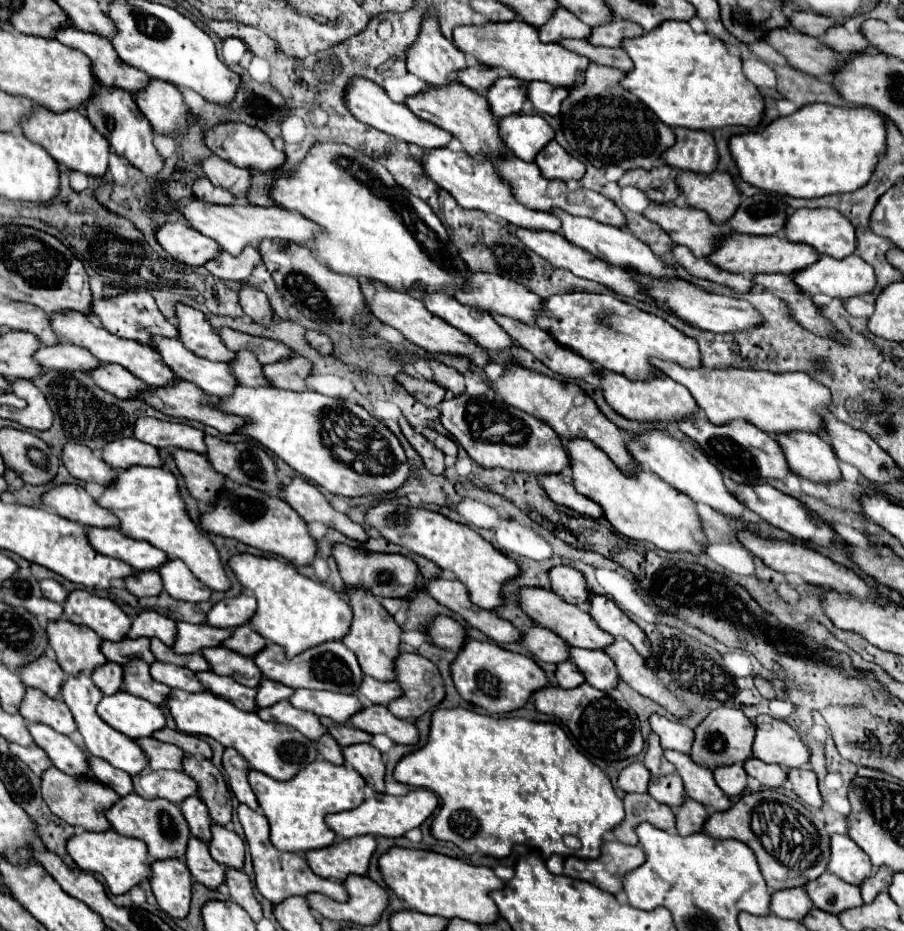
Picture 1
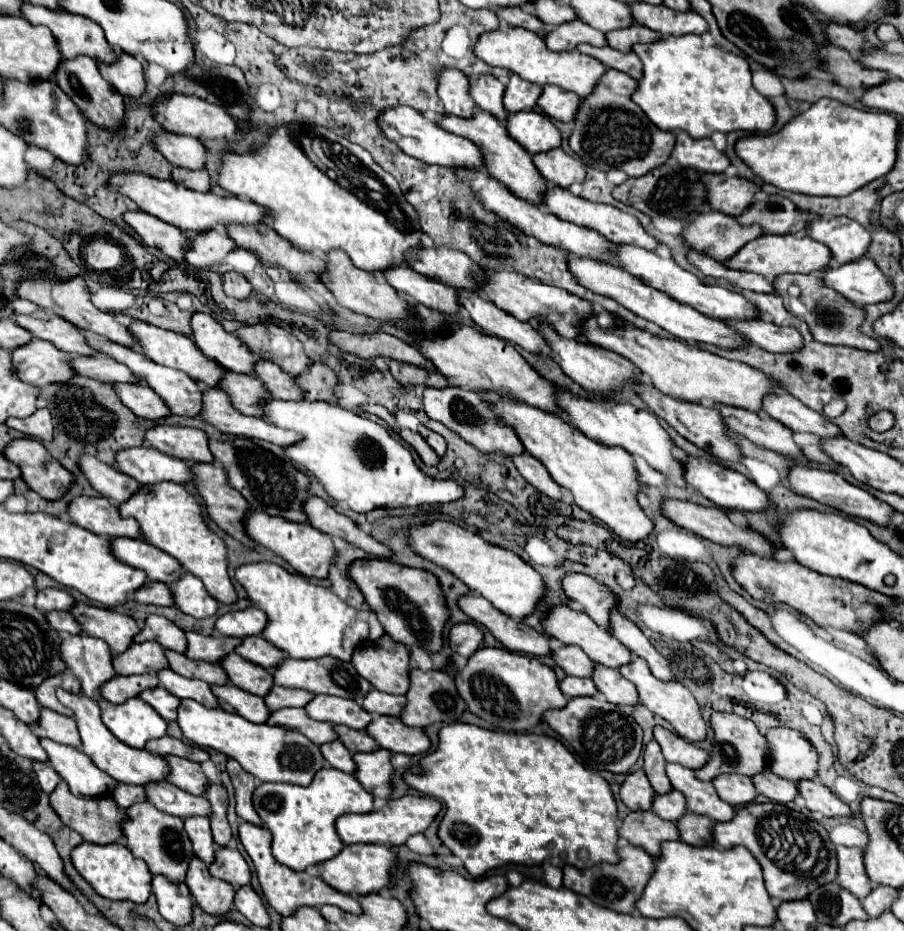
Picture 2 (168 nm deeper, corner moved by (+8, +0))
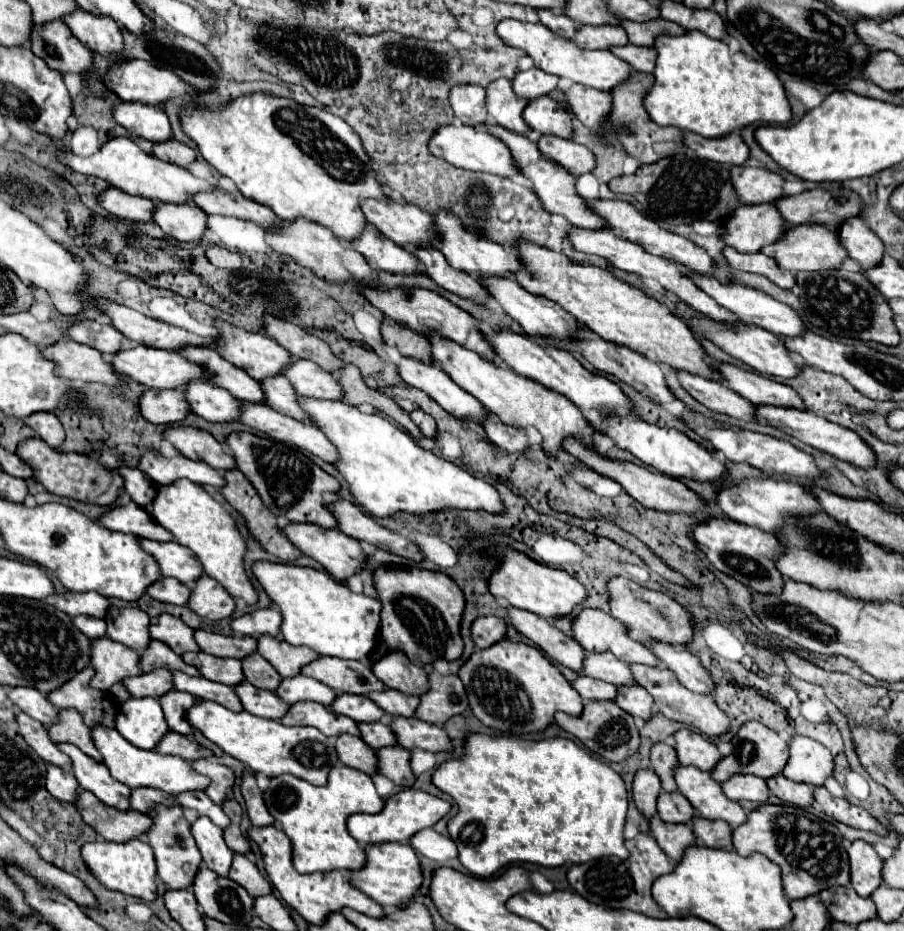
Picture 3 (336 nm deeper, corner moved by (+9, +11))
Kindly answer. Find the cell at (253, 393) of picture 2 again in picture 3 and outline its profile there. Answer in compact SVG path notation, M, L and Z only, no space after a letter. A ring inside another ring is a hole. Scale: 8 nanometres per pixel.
M271 376L271 378L263 380L261 386L267 396L267 404L273 410L287 414L299 422L313 424L311 416L307 416L307 412L303 412L303 408L299 408L299 394L295 392L293 384L285 376Z

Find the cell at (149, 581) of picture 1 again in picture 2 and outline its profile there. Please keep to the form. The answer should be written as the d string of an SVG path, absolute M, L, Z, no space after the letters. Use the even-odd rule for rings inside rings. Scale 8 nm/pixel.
M148 581L148 583L144 583L144 587L140 587L140 591L134 593L134 599L136 599L138 603L174 605L174 601L172 601L172 593L170 593L168 585L160 583L160 581Z

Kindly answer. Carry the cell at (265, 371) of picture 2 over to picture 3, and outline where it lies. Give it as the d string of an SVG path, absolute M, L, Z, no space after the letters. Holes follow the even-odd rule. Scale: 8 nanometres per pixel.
M295 360L283 372L299 396L311 396L319 400L343 400L345 392L337 384L331 372L325 372L311 360Z

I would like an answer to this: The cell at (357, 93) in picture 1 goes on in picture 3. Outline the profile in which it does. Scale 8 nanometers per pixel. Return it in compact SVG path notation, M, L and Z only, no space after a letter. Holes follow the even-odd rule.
M441 126L431 142L429 142L431 154L445 158L447 162L451 162L457 168L467 168L467 170L481 170L481 172L491 172L503 178L513 178L519 174L519 168L513 162L511 150L507 148L507 144L503 144L503 140L499 140L497 136L493 136L491 132L487 132L485 128L467 128L467 126Z

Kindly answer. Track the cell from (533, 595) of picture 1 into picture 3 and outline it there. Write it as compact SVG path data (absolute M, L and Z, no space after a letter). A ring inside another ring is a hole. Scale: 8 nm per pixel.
M583 608L573 620L573 634L587 652L613 652L627 664L661 666L659 658L647 646L629 638L627 626L603 610Z

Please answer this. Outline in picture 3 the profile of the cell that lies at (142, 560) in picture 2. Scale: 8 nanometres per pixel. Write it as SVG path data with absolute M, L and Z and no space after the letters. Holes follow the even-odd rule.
M141 540L141 546L143 550L155 556L163 576L175 578L185 586L193 586L195 580L203 574L203 566L199 564L199 558L189 548L177 542Z

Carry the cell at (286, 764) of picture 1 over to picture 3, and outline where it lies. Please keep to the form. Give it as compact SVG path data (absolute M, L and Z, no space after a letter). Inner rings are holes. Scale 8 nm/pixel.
M197 700L193 708L187 712L189 724L199 730L203 736L207 736L211 742L215 742L221 750L225 750L229 756L237 758L245 766L249 766L255 772L263 772L269 778L281 776L281 774L293 774L301 780L307 780L315 786L327 784L329 770L339 764L337 750L335 750L335 738L323 736L317 728L305 728L305 726L283 726L275 720L257 718L249 712L231 712L223 708L221 704Z

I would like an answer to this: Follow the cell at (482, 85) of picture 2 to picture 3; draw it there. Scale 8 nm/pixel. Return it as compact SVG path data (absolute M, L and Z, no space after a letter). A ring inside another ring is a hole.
M505 78L495 80L489 88L487 88L487 112L491 116L491 120L507 130L515 130L521 136L529 136L529 128L523 120L523 108L529 102L515 96L511 82Z

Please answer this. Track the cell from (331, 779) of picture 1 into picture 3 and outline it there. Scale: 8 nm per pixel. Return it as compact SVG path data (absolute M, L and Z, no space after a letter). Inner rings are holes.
M345 764L331 768L327 786L313 786L291 774L275 776L265 792L265 804L293 842L293 864L303 874L363 868L365 850L355 842L355 838L351 838L351 834L347 834L347 818L357 812L377 814L385 806L383 798L373 786L371 776L351 770Z

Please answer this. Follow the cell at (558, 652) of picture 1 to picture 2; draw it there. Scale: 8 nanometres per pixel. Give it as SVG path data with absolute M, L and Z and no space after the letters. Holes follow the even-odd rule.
M562 645L552 649L550 659L564 669L568 675L576 675L576 677L592 677L592 669L594 669L594 661L576 645Z

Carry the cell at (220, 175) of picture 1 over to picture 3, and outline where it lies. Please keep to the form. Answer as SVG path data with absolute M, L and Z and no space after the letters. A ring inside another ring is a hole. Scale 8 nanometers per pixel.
M119 102L113 108L113 120L131 134L151 142L165 142L173 136L165 112L161 108L153 108L151 104Z

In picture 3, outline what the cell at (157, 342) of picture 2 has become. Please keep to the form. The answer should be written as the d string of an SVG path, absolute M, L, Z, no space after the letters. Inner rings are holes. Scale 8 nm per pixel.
M183 348L179 354L187 356L187 360L201 364L209 374L213 374L213 382L225 390L229 390L237 400L247 400L253 404L263 404L263 388L259 382L247 376L241 368L227 362L213 348Z

